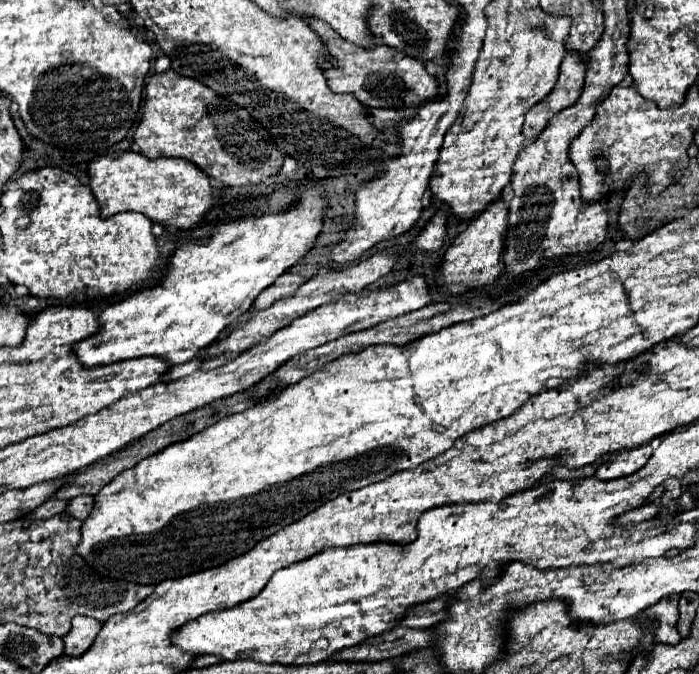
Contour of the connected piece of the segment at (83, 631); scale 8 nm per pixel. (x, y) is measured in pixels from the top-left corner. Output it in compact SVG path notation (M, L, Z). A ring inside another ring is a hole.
M75 616L71 632L63 638L65 642L65 654L67 656L81 656L83 652L89 650L93 644L95 636L99 634L101 624L97 620L85 618L85 616Z

